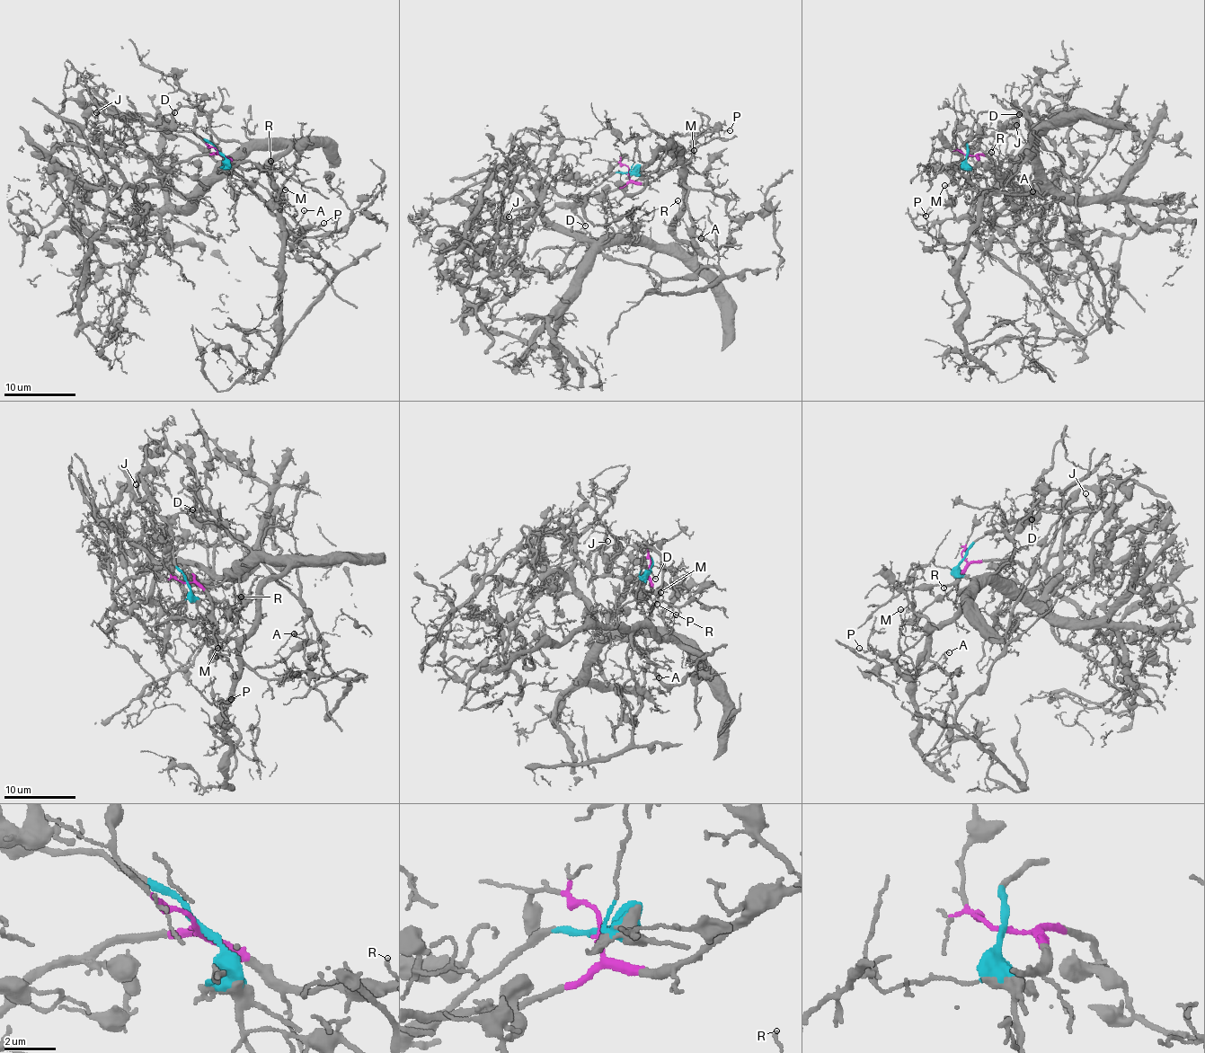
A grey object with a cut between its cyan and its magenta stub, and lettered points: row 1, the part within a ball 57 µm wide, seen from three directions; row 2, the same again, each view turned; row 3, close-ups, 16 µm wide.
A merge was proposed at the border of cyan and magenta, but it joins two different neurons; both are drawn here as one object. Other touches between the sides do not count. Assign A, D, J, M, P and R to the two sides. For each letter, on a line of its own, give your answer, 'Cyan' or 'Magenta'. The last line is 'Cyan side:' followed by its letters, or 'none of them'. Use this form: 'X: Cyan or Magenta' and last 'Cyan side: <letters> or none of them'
A: Cyan
D: Cyan
J: Cyan
M: Cyan
P: Cyan
R: Cyan
Cyan side: A, D, J, M, P, R

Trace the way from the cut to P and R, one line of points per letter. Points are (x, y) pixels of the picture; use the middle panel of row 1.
P: (629, 172), (665, 172), (678, 163), (682, 181), (693, 139), (708, 128), (729, 130)
R: (629, 172), (665, 172), (678, 163), (682, 169), (684, 207), (675, 219), (679, 211), (678, 199)

